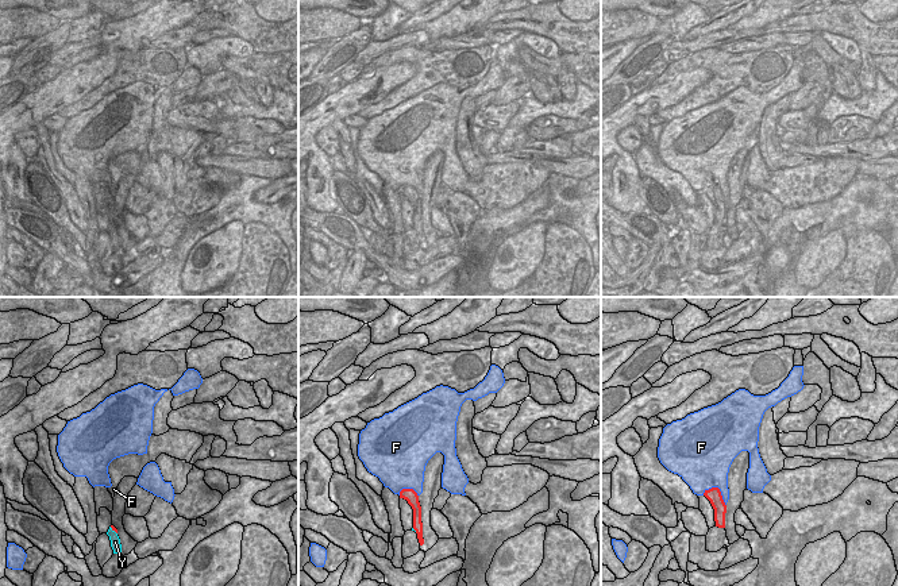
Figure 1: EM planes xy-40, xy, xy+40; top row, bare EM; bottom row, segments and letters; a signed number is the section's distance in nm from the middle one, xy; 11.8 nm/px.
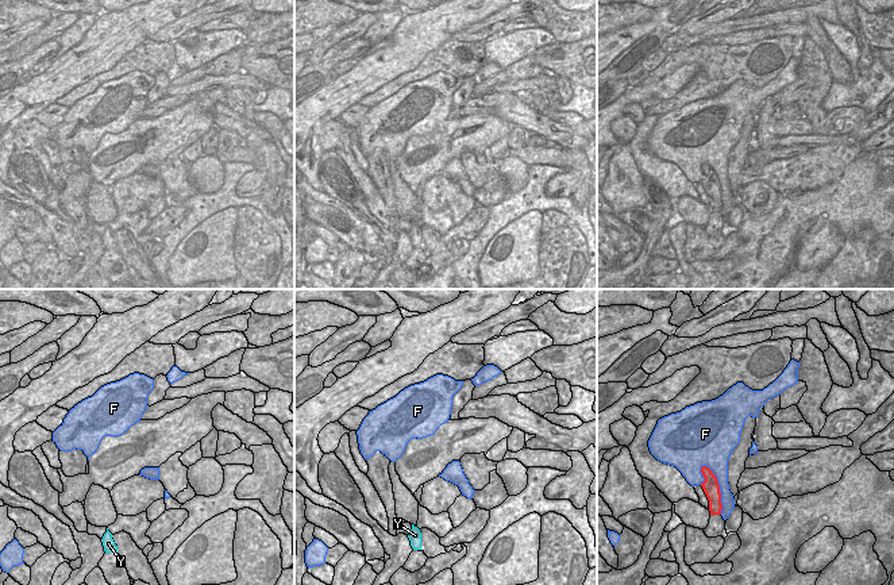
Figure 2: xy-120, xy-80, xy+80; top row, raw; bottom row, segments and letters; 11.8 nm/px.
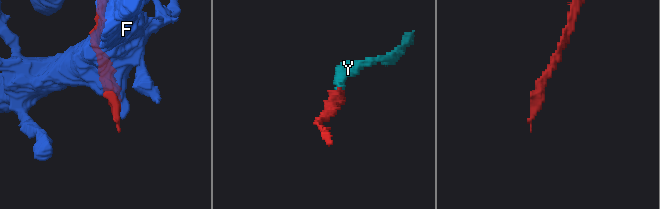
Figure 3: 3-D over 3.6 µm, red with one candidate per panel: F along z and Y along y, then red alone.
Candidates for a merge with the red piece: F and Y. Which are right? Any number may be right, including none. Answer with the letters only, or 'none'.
Y

